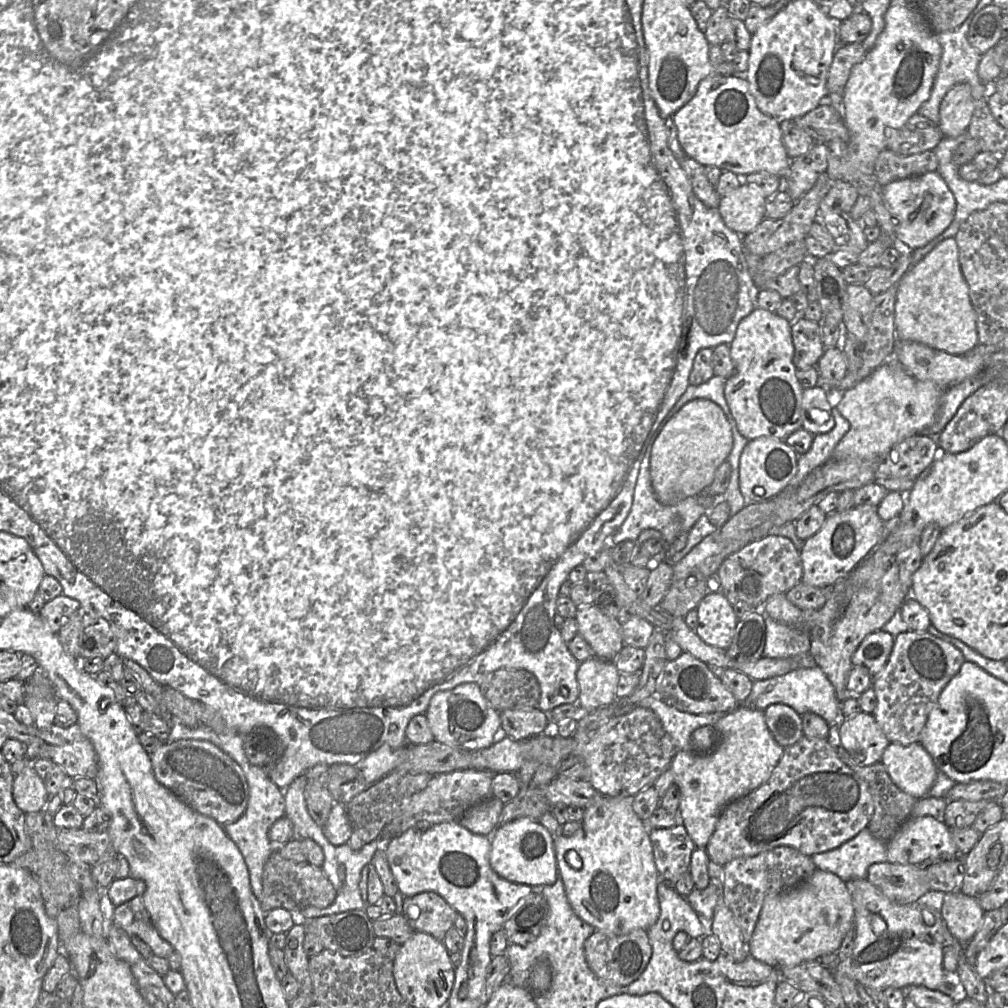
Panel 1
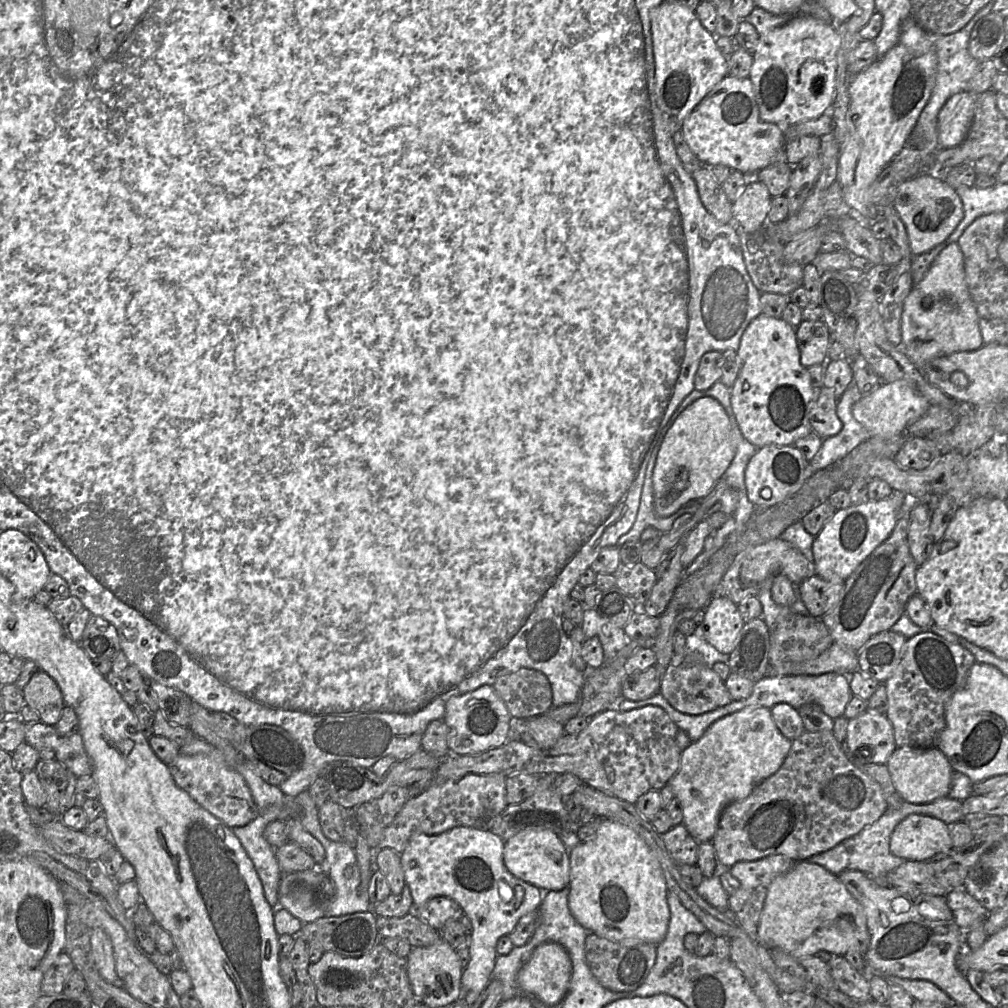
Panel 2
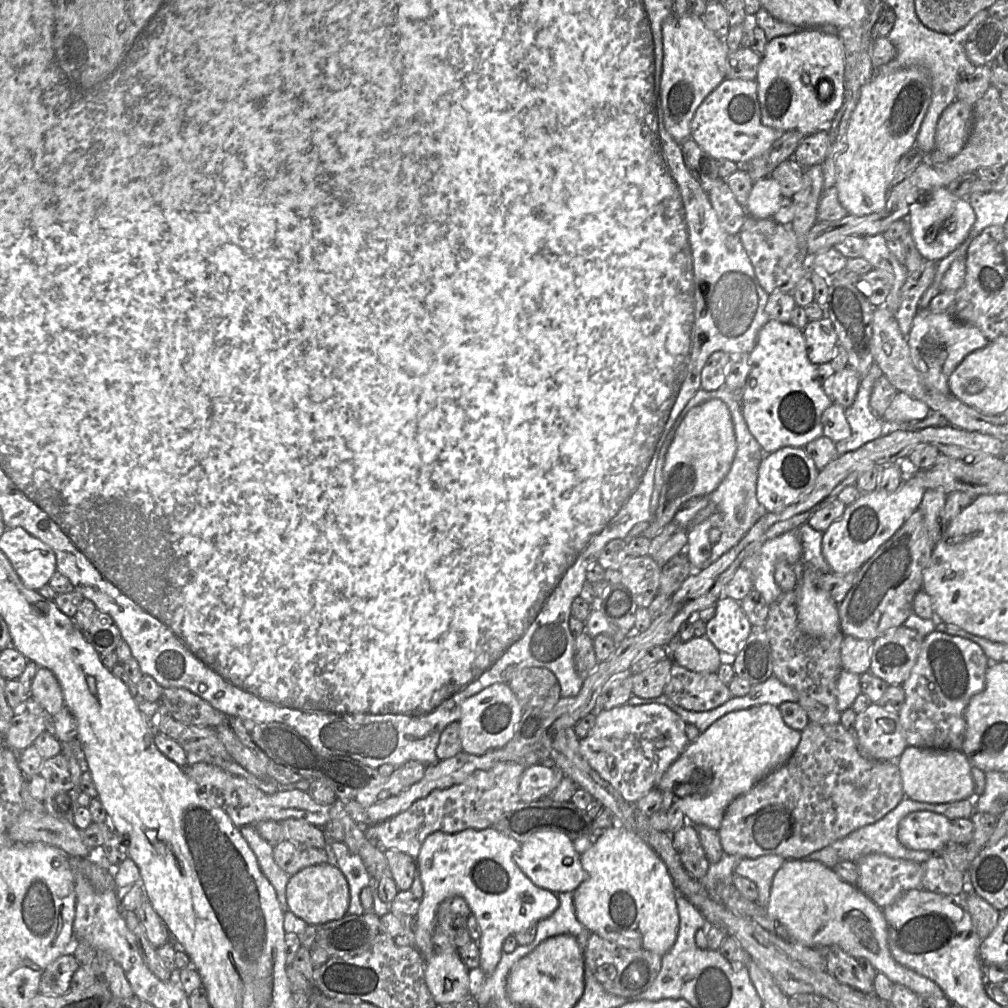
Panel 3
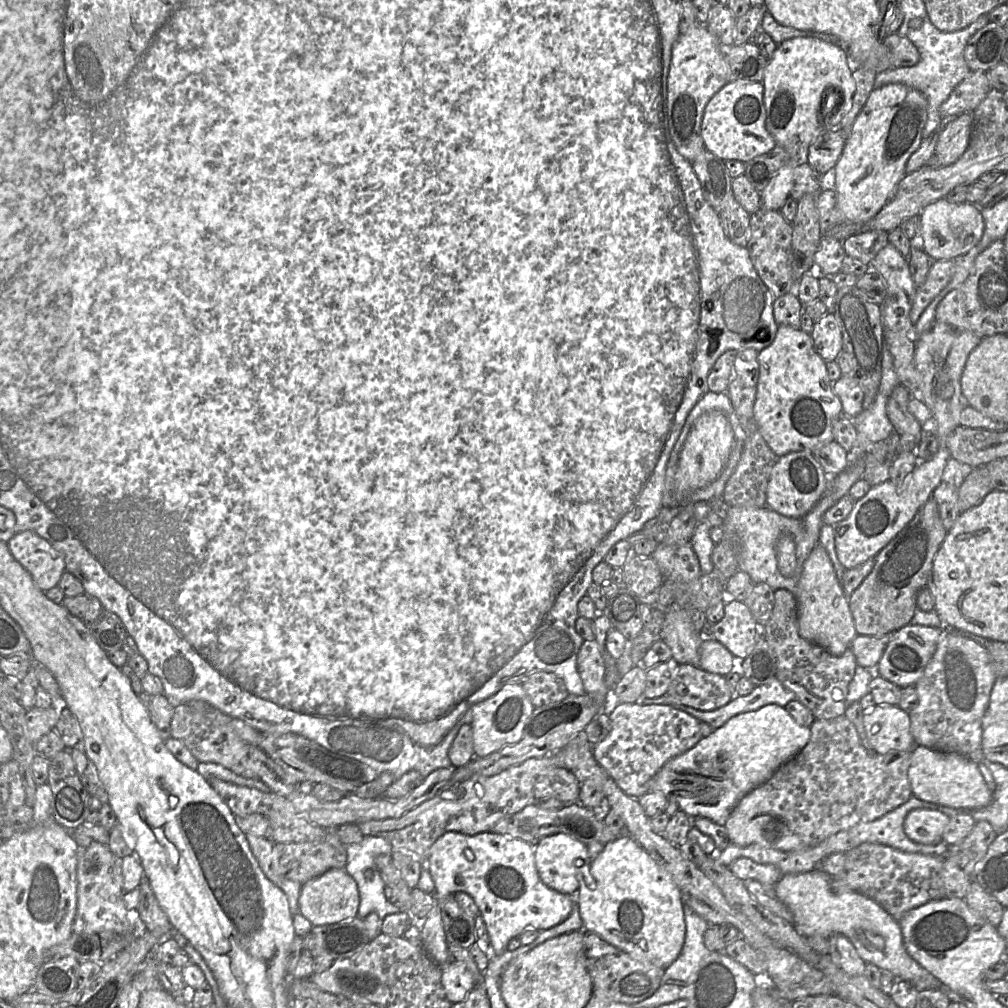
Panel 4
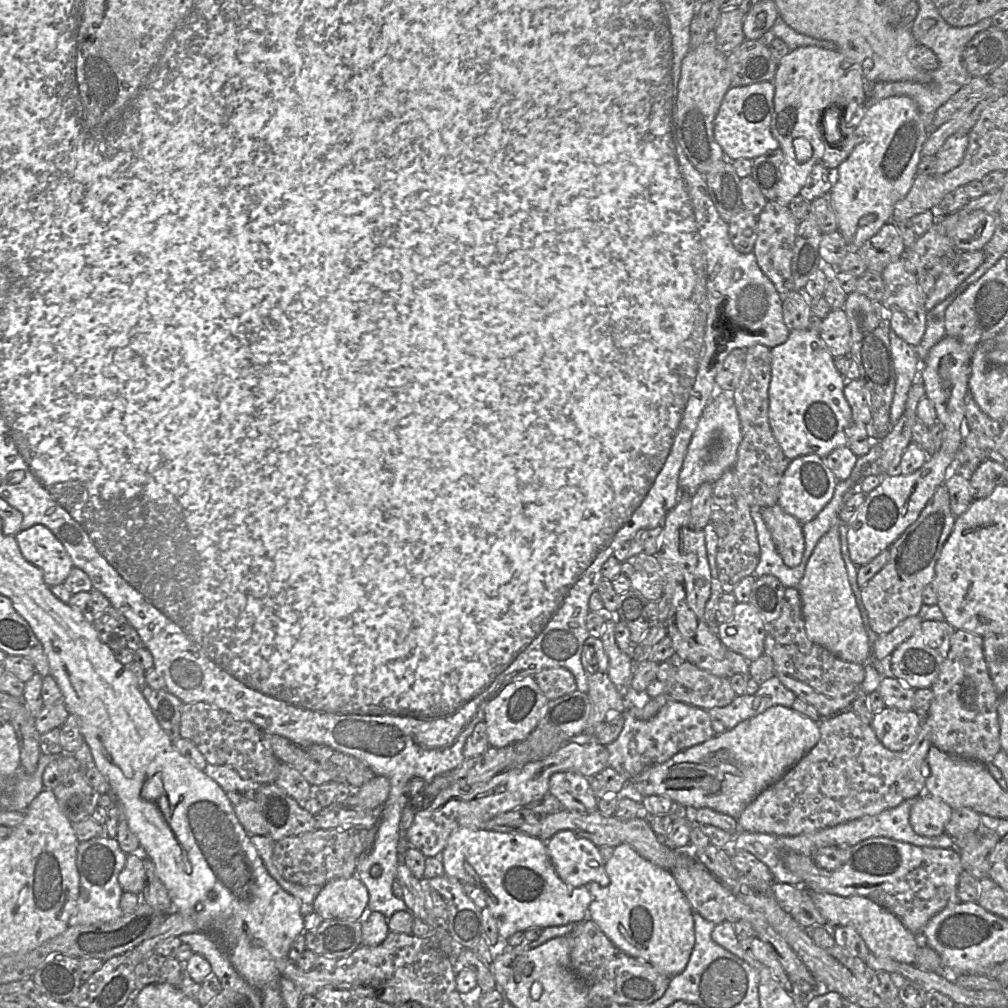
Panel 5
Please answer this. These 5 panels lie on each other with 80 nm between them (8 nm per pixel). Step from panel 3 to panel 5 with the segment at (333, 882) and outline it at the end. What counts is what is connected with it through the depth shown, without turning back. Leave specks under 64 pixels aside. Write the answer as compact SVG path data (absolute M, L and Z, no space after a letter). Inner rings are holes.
M355 877L339 878L326 883L321 887L313 902L313 912L318 914L322 921L361 921L367 907L368 893L364 885Z

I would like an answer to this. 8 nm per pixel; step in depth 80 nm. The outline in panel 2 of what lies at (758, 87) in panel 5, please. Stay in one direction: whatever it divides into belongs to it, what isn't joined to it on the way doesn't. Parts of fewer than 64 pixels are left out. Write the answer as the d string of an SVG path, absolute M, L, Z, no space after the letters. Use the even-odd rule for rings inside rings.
M729 75L724 77L689 113L680 132L691 151L706 165L719 164L742 173L757 173L774 163L787 162L783 128L761 119L749 78L736 78Z

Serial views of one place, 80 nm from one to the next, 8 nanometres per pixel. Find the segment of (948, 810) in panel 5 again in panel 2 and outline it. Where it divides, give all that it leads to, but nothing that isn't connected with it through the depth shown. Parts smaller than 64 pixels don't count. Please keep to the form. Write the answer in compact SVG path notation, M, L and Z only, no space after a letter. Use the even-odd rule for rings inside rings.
M911 814L894 829L890 851L908 861L927 861L953 848L949 825L935 817Z

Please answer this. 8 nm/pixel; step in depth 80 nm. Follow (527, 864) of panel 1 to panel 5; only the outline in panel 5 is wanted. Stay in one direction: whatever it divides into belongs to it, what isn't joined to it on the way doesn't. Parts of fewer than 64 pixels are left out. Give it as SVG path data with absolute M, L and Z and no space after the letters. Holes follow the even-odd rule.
M560 831L546 841L549 858L558 876L573 887L596 882L602 887L610 883L605 862L591 841L571 831Z

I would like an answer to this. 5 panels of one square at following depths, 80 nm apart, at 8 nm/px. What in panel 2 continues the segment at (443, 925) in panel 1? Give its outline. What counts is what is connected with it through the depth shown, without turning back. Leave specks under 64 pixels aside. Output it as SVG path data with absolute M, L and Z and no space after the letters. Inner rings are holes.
M435 896L421 906L412 906L410 913L438 931L448 920L465 915L458 902L445 896Z

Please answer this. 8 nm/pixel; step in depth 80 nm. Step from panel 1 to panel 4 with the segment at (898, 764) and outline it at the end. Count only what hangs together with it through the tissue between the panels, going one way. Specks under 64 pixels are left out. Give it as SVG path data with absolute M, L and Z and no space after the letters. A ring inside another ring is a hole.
M914 746L908 769L913 796L925 802L973 810L988 805L993 791L985 782L977 762L958 754L947 754L923 746Z

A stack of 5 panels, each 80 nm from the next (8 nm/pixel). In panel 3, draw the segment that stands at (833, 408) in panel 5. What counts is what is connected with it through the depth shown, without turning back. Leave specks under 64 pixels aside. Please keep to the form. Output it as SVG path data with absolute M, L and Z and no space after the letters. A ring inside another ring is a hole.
M769 319L748 354L750 372L740 407L747 428L765 454L785 447L804 448L823 436L821 417L834 402L823 388L818 366L807 355L803 330Z

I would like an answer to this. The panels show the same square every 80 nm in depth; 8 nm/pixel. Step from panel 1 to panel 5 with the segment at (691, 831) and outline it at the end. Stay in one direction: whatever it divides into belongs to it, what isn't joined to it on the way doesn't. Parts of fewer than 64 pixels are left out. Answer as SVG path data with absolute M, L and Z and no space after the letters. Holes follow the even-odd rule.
M772 706L763 713L740 722L731 730L725 730L699 745L675 754L664 763L647 768L627 782L617 795L637 801L652 795L666 796L672 802L682 804L689 810L711 808L738 818L764 789L780 780L817 744L819 739L820 730L817 722L794 711L791 707Z

